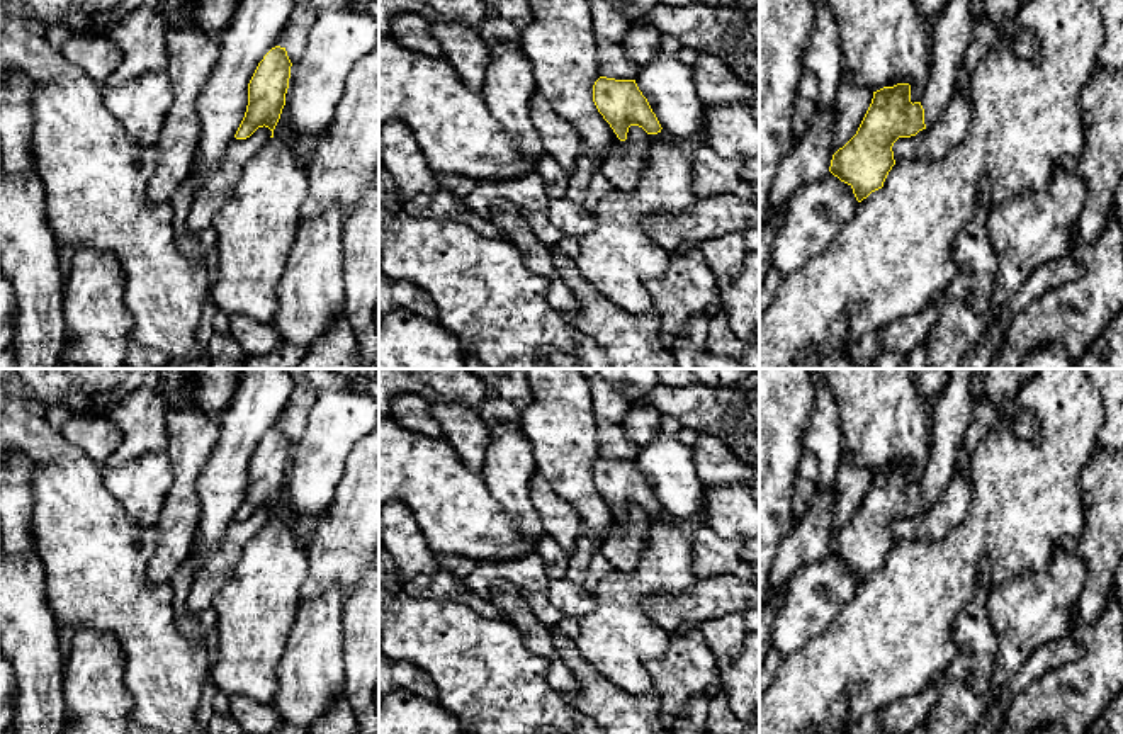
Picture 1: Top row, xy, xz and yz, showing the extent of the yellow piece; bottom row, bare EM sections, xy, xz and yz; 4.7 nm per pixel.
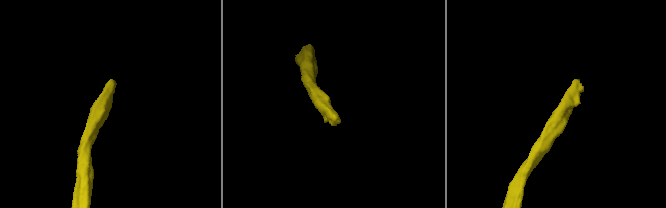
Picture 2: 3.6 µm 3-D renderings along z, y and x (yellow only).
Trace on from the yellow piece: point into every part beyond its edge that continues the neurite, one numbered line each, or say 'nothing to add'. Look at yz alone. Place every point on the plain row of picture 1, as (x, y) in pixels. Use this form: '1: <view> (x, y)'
1: yz (952, 412)

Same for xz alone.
nothing to add

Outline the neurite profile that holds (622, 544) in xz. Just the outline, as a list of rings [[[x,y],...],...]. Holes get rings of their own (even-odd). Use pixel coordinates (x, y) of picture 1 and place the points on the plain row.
[[[630,506],[627,520],[617,523],[596,540],[601,554],[620,573],[632,573],[639,562],[649,535],[651,515],[639,506]]]

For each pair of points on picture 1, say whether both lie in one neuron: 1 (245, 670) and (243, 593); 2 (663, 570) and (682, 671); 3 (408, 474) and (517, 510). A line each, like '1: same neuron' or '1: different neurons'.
1: same neuron
2: different neurons
3: different neurons

